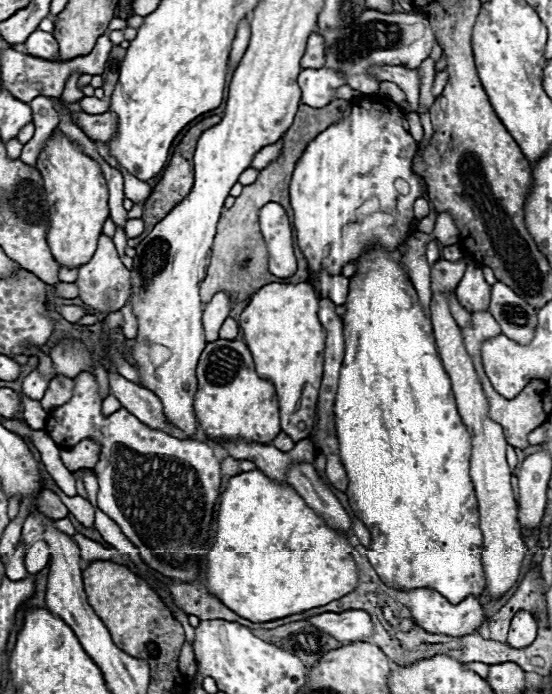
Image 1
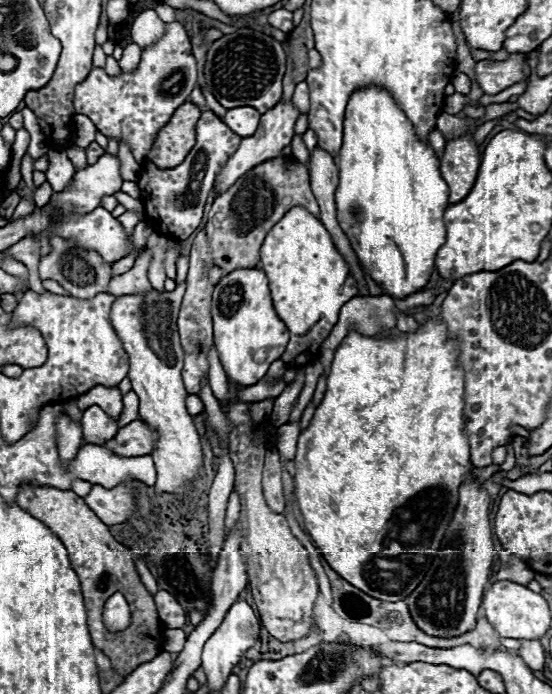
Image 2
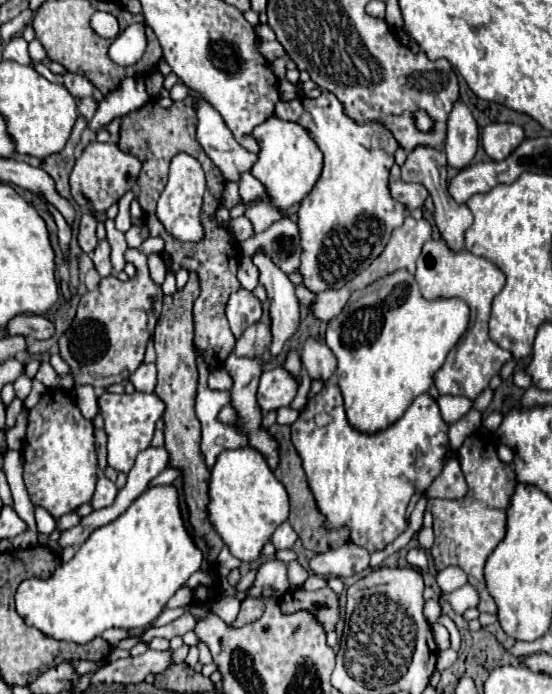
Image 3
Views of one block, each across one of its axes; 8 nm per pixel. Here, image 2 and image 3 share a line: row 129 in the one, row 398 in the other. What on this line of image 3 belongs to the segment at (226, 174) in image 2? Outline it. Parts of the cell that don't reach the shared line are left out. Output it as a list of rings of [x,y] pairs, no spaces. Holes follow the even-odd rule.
[[[282,366],[264,370],[258,386],[258,404],[262,412],[290,406],[298,390],[298,380]]]

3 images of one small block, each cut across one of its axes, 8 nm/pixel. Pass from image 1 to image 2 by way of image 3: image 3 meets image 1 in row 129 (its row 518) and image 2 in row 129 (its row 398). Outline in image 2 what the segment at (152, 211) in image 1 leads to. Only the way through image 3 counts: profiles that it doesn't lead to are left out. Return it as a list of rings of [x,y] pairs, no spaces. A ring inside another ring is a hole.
[[[192,102],[182,104],[170,118],[170,122],[158,132],[154,146],[148,152],[148,160],[158,168],[174,168],[184,160],[196,142],[196,122],[202,110]]]

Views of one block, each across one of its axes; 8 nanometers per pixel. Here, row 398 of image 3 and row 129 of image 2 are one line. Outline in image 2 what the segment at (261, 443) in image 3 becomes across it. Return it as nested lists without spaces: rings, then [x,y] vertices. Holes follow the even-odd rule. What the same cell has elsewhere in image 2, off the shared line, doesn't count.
[[[240,106],[240,108],[230,108],[224,116],[224,122],[238,134],[238,136],[252,136],[256,132],[258,122],[260,122],[260,112],[252,106]]]

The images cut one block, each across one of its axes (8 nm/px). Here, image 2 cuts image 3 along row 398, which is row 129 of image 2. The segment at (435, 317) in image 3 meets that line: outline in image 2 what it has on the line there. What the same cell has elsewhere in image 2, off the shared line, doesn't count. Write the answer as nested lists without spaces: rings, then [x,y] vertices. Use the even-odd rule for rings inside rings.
[[[376,86],[356,90],[350,96],[344,118],[344,144],[338,156],[340,184],[336,188],[338,222],[366,270],[366,274],[392,298],[406,298],[420,292],[434,270],[438,248],[446,240],[442,222],[448,208],[448,186],[444,184],[438,168],[438,156],[428,142],[420,142],[410,120],[400,112],[392,96]]]

